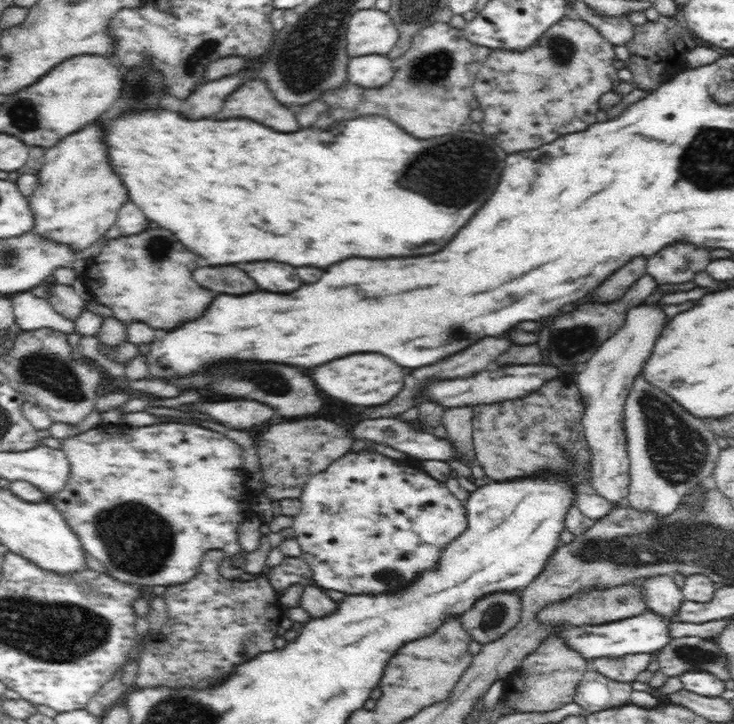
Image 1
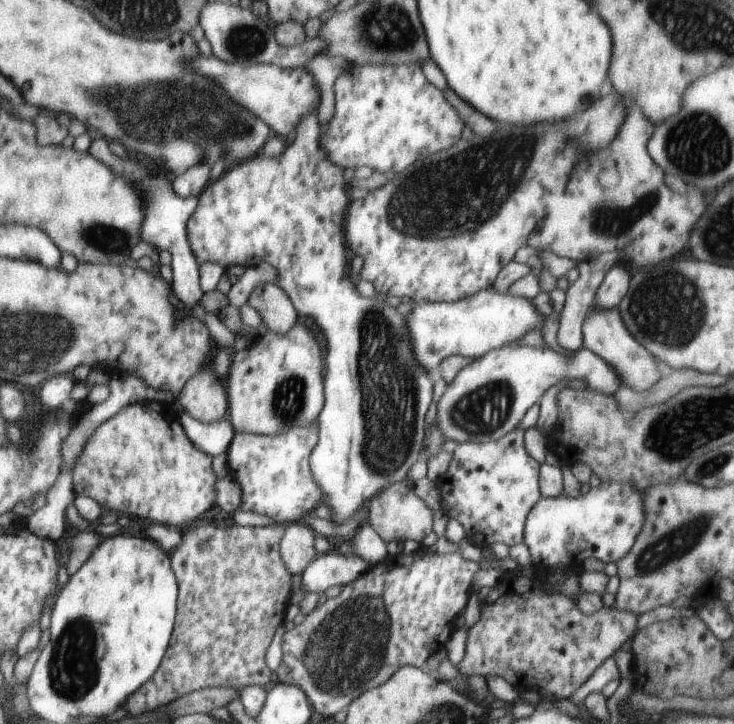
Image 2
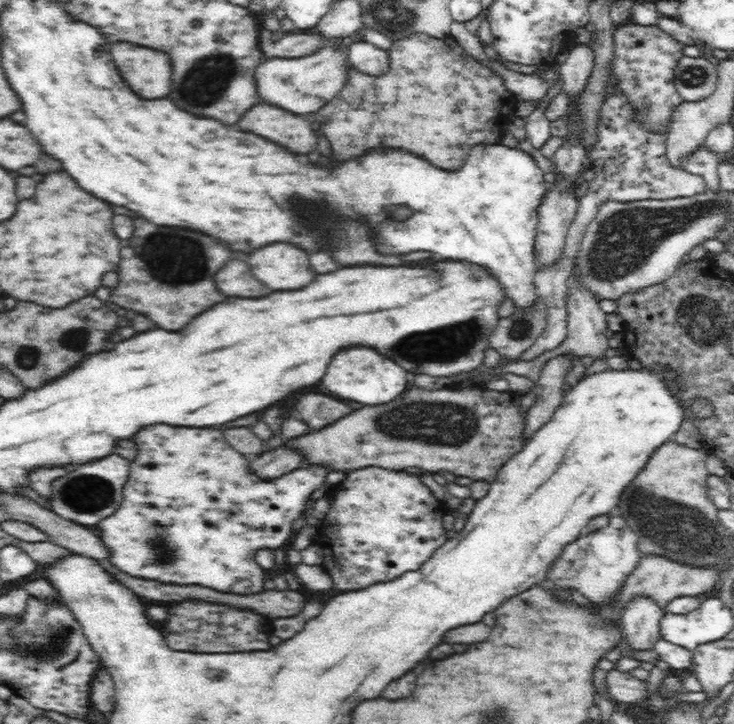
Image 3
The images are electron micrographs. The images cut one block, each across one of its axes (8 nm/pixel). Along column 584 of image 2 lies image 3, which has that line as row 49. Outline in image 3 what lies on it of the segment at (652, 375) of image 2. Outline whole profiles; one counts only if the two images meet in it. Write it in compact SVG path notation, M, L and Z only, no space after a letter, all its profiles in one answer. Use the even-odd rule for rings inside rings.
M328 45L308 56L298 58L264 57L254 70L255 92L259 102L274 104L284 111L294 112L298 115L312 114L312 112L320 110L341 91L349 67L348 47L342 45Z

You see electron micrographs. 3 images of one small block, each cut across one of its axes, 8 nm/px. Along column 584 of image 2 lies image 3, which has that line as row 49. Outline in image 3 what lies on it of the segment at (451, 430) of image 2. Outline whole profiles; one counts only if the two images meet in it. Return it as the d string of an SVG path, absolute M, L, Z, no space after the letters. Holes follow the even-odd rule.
M354 40L348 47L348 60L354 69L370 76L378 76L388 70L389 54L364 40Z

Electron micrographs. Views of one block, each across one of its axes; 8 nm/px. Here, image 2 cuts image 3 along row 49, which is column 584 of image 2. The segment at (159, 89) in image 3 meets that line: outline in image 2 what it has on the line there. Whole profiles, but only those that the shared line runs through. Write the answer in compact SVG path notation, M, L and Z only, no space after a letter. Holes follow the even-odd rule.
M611 86L610 92L618 100L606 96L590 110L578 114L578 118L558 124L520 124L518 136L515 124L496 122L498 128L488 138L473 135L470 142L462 139L449 149L414 162L410 170L389 178L382 188L371 190L366 198L354 200L350 204L350 222L346 222L346 240L350 242L350 250L364 258L362 278L370 280L378 293L410 298L413 304L456 302L492 286L504 266L514 261L514 254L527 245L528 235L546 214L548 204L564 194L566 172L570 174L578 156L584 150L604 148L619 136L629 118L629 102Z

